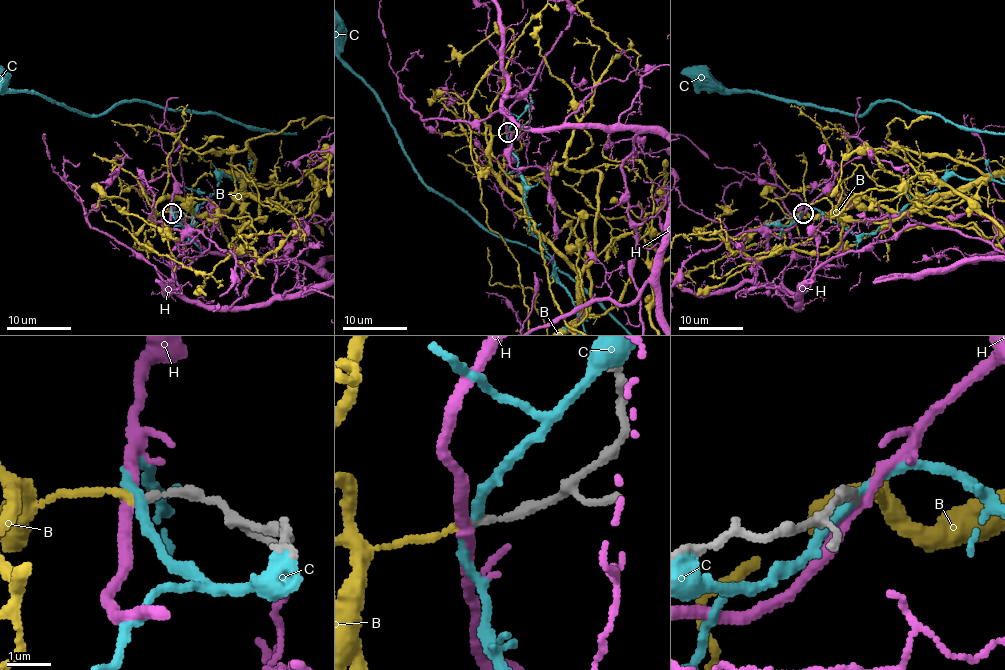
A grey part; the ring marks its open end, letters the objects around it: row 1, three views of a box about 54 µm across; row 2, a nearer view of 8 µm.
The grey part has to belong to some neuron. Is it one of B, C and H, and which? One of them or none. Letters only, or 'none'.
B

